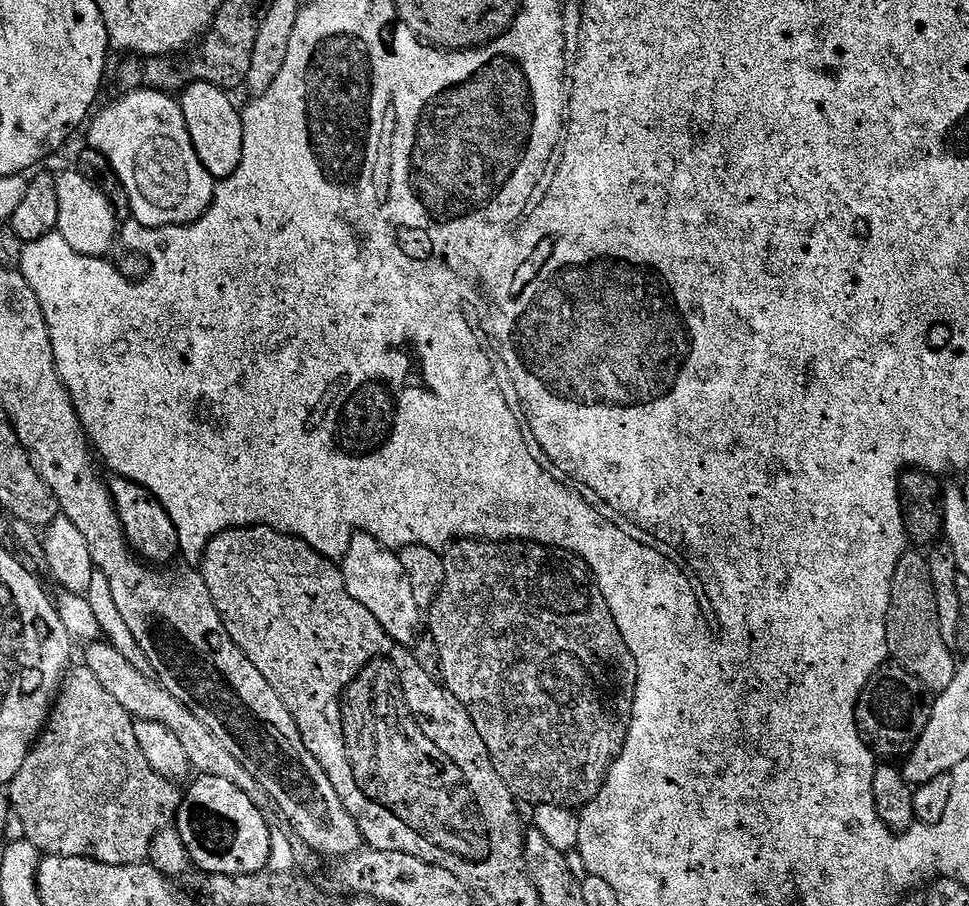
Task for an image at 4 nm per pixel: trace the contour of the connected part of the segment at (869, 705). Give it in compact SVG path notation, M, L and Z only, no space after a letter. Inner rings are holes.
M895 662L885 663L870 678L870 682L866 682L858 698L856 725L877 757L904 758L915 748L932 717L933 701L930 696L928 700L927 695L924 683Z

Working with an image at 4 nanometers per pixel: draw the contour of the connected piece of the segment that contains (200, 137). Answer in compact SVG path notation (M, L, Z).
M201 80L189 83L178 96L180 109L186 118L186 130L190 134L194 150L204 169L217 181L225 180L230 174L234 174L242 162L242 112L239 107L235 108L232 105L232 100L228 96L231 95L225 89Z

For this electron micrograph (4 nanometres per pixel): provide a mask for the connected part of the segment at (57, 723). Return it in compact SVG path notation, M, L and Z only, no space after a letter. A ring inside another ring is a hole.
M83 666L75 668L73 667L67 673L53 703L48 723L44 725L43 732L40 733L36 743L33 744L26 762L22 762L22 770L18 770L18 774L12 779L11 784L7 785L6 792L9 796L7 799L10 801L11 811L14 813L16 820L17 818L20 819L20 824L24 827L23 839L29 844L38 846L38 850L45 857L81 856L84 859L81 861L95 862L97 865L110 868L143 865L151 854L152 840L167 829L168 823L171 825L177 819L182 797L181 789L173 781L167 780L164 776L159 776L150 766L150 762L146 762L146 754L143 753L142 746L138 746L133 713L122 710L122 706L118 706L118 698L111 696L102 686L102 682L98 682L98 678L94 678L94 674L90 674L88 668Z

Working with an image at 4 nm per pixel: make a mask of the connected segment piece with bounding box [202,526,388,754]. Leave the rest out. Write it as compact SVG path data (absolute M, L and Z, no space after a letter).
M249 526L231 528L218 534L208 543L208 549L204 551L202 573L206 586L209 587L210 597L213 598L214 606L217 607L221 621L226 626L232 641L244 651L246 658L250 658L250 662L254 662L254 666L258 666L258 674L262 674L266 678L266 682L270 682L270 686L274 686L274 690L290 710L302 742L306 742L306 750L310 750L314 754L318 752L318 746L320 746L320 752L322 752L328 736L332 740L332 736L338 734L338 726L340 726L340 716L336 716L336 692L340 692L340 688L344 688L344 680L348 680L348 676L352 676L352 672L356 672L356 668L360 668L360 664L371 665L373 663L372 652L380 652L380 648L384 648L384 639L388 636L380 636L382 626L378 622L378 618L374 618L374 614L370 614L370 610L366 610L366 606L362 606L362 602L350 598L350 594L346 590L344 573L333 561L318 554L305 540L299 540L296 536L289 536L287 532L279 532L273 528Z

